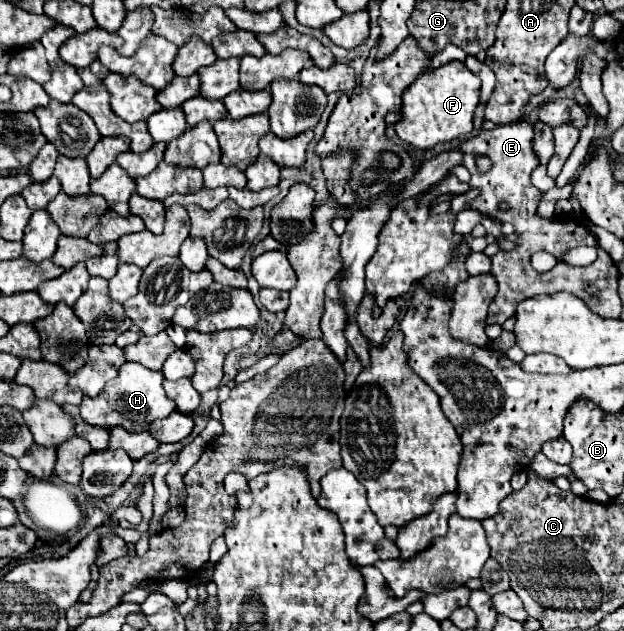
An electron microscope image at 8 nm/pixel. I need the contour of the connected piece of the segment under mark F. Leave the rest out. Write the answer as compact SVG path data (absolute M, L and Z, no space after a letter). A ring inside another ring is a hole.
M448 62L436 70L420 74L402 96L402 118L394 126L396 136L420 150L426 150L438 142L450 142L472 134L478 92L480 80L462 62Z

